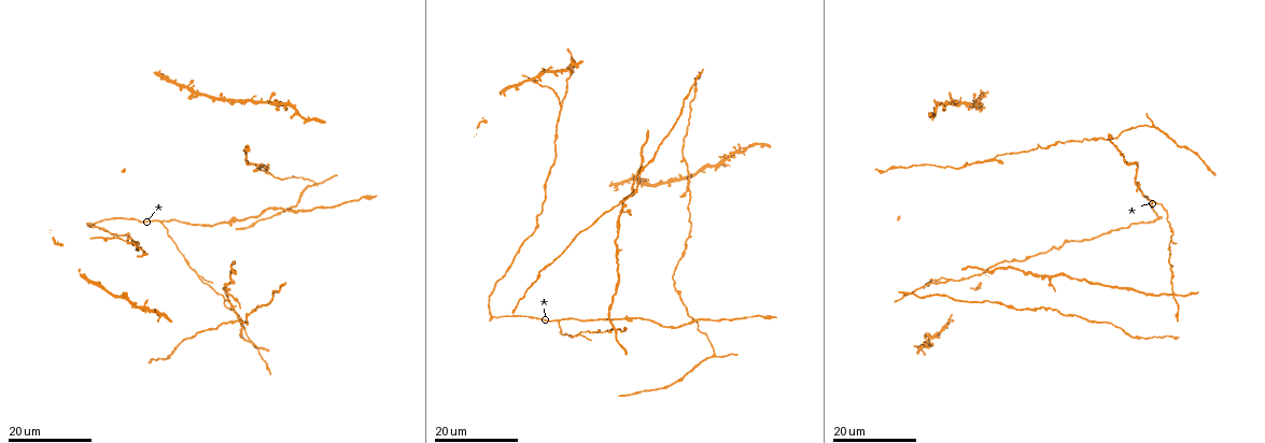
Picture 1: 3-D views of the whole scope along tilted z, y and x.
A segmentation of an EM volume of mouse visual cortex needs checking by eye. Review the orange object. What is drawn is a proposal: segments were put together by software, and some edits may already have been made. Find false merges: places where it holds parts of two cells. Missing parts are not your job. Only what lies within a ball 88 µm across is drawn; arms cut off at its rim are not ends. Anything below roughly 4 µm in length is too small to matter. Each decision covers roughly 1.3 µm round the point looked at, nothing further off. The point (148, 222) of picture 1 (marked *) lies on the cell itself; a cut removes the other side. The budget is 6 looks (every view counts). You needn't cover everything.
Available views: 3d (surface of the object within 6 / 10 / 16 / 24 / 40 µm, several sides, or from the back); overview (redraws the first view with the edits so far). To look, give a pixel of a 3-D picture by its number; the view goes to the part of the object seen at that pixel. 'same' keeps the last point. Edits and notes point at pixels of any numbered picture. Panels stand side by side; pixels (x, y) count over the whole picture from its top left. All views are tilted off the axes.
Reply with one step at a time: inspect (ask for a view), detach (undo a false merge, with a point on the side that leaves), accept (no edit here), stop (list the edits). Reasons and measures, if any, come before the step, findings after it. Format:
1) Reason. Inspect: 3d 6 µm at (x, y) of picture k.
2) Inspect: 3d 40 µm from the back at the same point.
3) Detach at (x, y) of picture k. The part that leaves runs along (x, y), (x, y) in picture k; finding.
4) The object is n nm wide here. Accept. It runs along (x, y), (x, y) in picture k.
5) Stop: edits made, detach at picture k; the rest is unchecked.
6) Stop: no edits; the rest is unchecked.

Two arms in line, one across. Inspect: 3d 24 µm at (1151, 201) of picture 1.

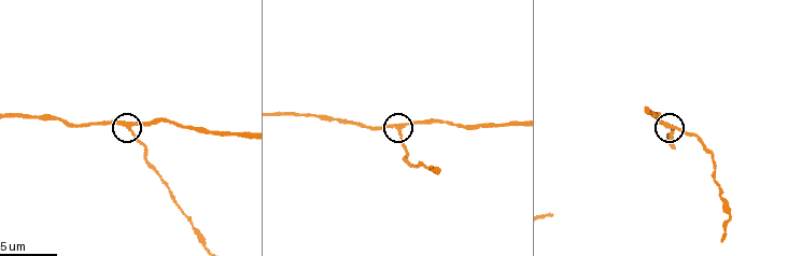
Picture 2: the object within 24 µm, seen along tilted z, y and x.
Inspect: 3d 6 µm at (128, 125) of picture 2.

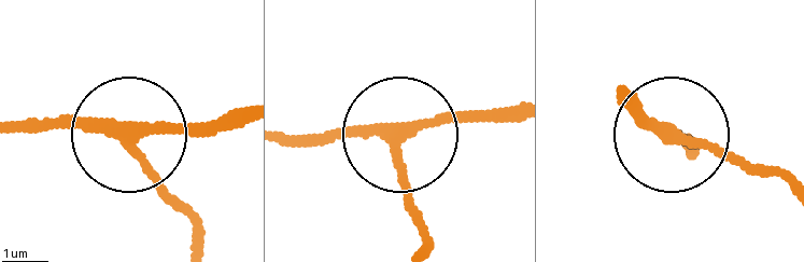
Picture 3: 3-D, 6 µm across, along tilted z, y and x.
The object is 250 nm wide here. Accept. It runs along (19, 132), (241, 130) in picture 3; one cell here.

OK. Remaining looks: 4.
A fork. Inspect: 3d 24 µm at (561, 107) of picture 1.

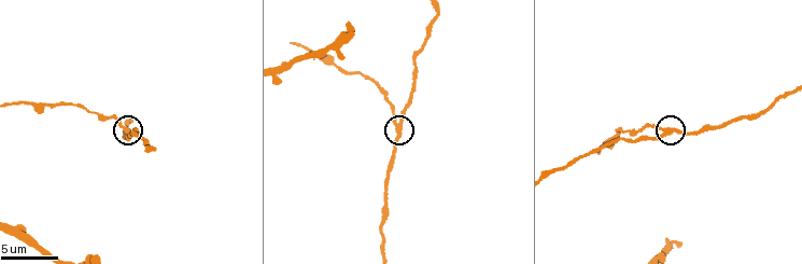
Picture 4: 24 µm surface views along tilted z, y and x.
Closer look. Inspect: 3d 6 µm at (126, 130) of picture 4.

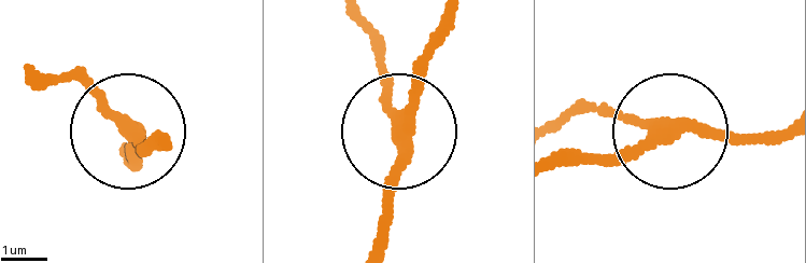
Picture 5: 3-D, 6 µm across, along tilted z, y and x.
Accept. It runs along (378, 239), (404, 113), (444, 38) in picture 5; continuous, no second cell.

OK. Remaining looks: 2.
Side arm on a straight run. Inspect: 3d 24 µm at (250, 340) of picture 1.

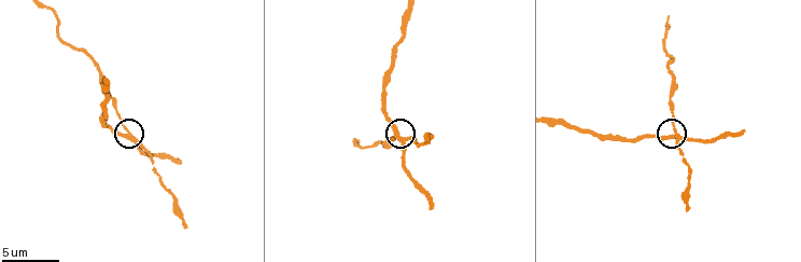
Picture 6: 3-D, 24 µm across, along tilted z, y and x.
Closer look. Inspect: 3d 10 µm at (398, 134) of picture 6.

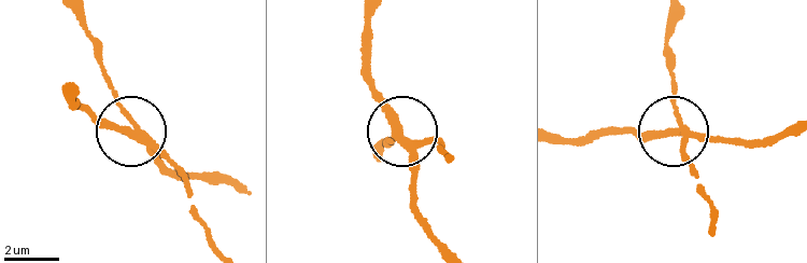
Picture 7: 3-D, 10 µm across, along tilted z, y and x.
Detach at (113, 127) of picture 7. The part that leaves runs along (139, 138), (104, 126), (69, 92) in picture 7; two cells meet here.

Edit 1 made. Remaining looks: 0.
Stop: edits made, detach at picture 7; the rest is unchecked.

